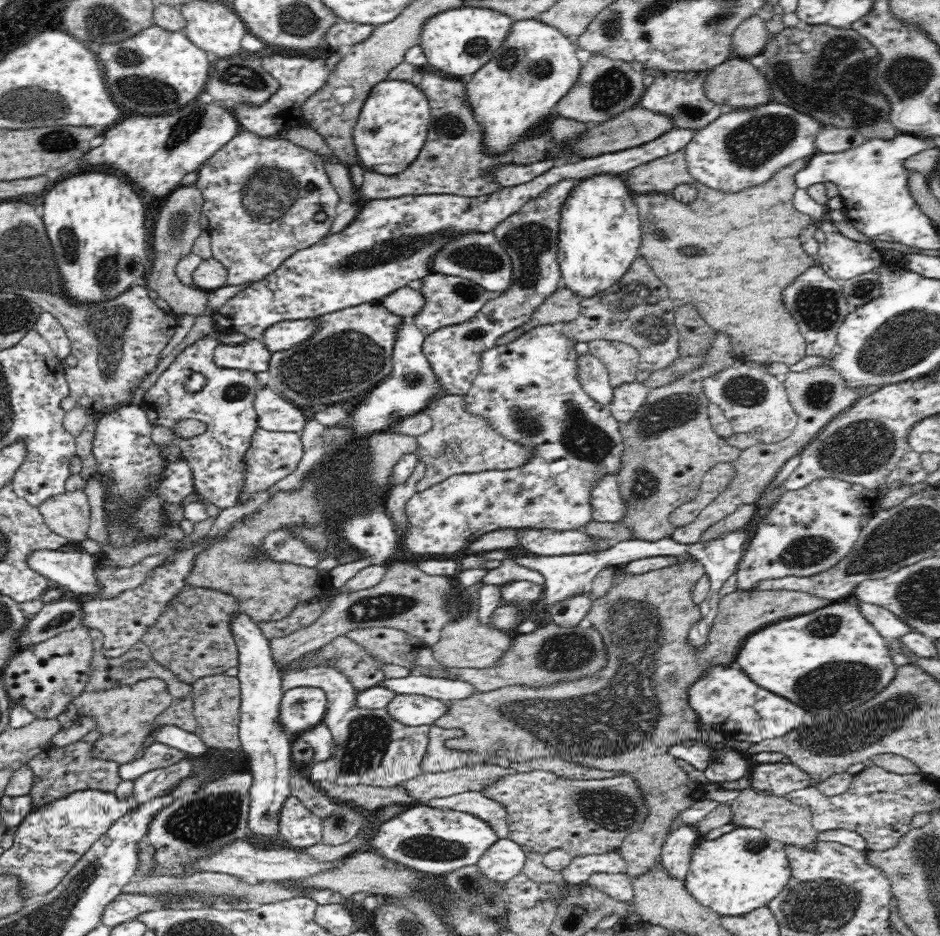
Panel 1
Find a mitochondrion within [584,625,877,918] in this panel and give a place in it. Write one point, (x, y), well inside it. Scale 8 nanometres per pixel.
(756, 845)

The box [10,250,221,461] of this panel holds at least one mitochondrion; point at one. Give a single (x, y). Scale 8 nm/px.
(111, 329)

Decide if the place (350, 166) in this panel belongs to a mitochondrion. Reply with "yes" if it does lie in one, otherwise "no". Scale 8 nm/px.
no

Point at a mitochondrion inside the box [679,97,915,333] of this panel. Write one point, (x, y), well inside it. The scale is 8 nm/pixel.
(751, 145)

